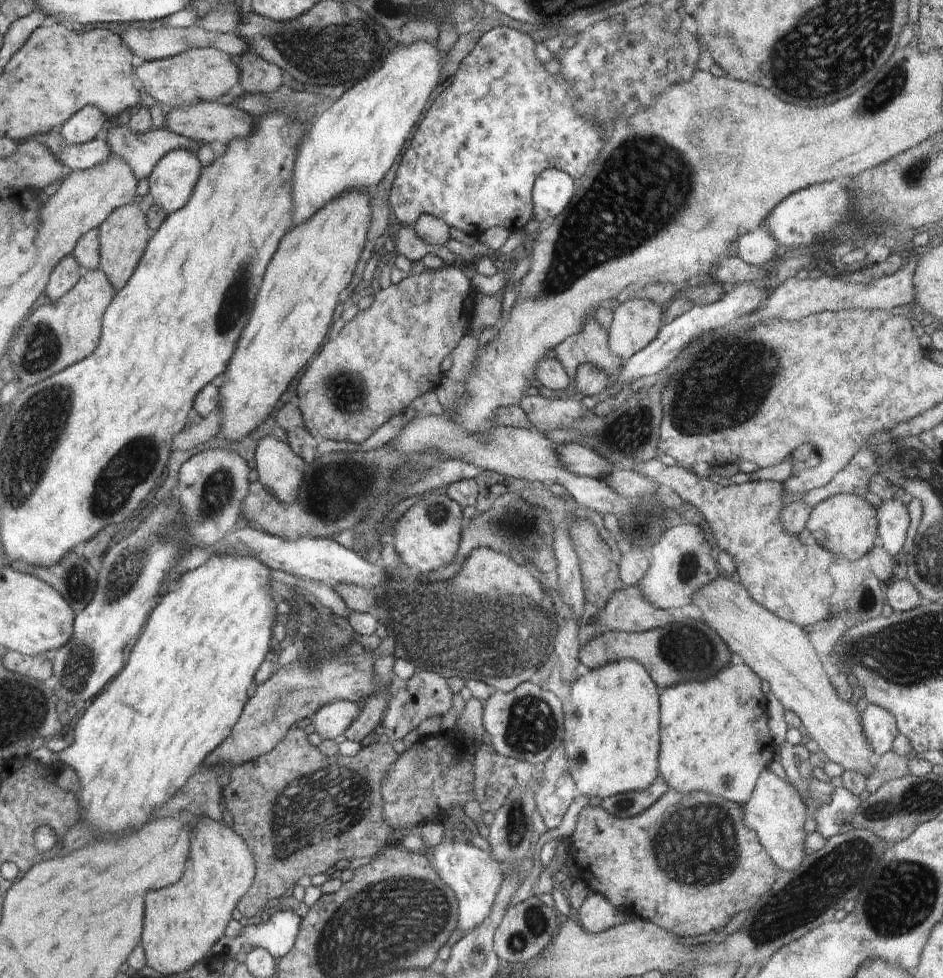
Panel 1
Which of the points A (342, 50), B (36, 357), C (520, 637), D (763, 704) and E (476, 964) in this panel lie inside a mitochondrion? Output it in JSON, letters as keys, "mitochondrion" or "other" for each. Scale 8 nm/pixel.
{"A":"mitochondrion","B":"mitochondrion","C":"mitochondrion","D":"other","E":"other"}

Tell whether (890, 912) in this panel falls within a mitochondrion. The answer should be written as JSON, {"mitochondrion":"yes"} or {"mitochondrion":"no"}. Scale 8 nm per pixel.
{"mitochondrion":"yes"}

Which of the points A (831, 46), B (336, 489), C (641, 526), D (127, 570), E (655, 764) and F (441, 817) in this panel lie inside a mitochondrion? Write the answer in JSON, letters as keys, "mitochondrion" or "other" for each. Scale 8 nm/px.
{"A":"mitochondrion","B":"mitochondrion","C":"mitochondrion","D":"mitochondrion","E":"other","F":"other"}

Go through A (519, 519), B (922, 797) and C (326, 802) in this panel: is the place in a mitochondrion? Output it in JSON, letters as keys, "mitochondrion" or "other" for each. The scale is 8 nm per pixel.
{"A":"mitochondrion","B":"mitochondrion","C":"mitochondrion"}

